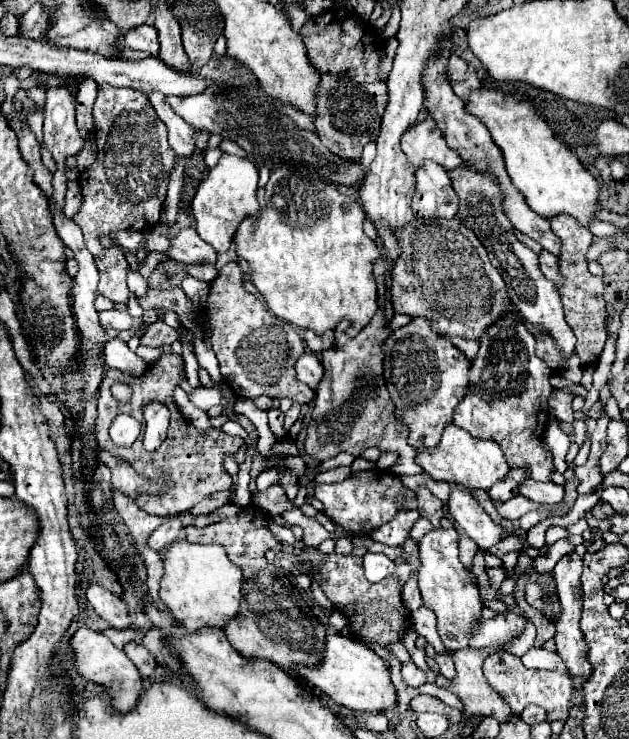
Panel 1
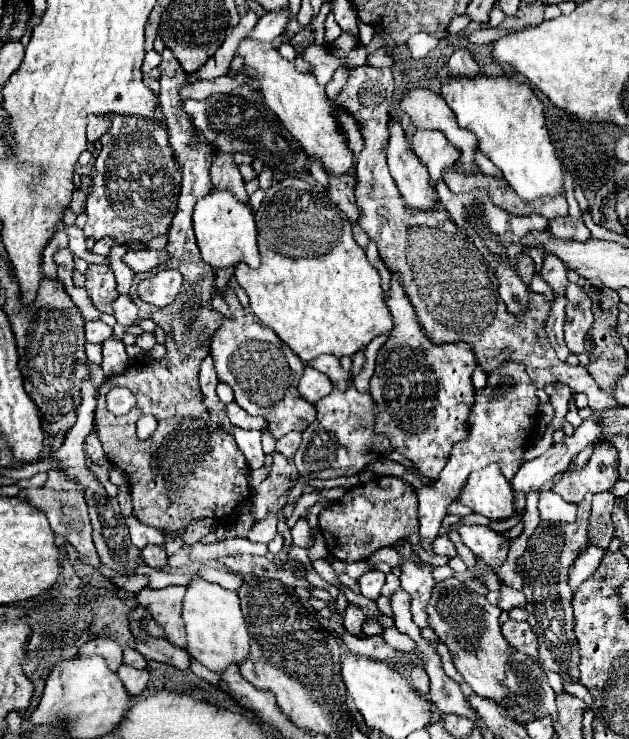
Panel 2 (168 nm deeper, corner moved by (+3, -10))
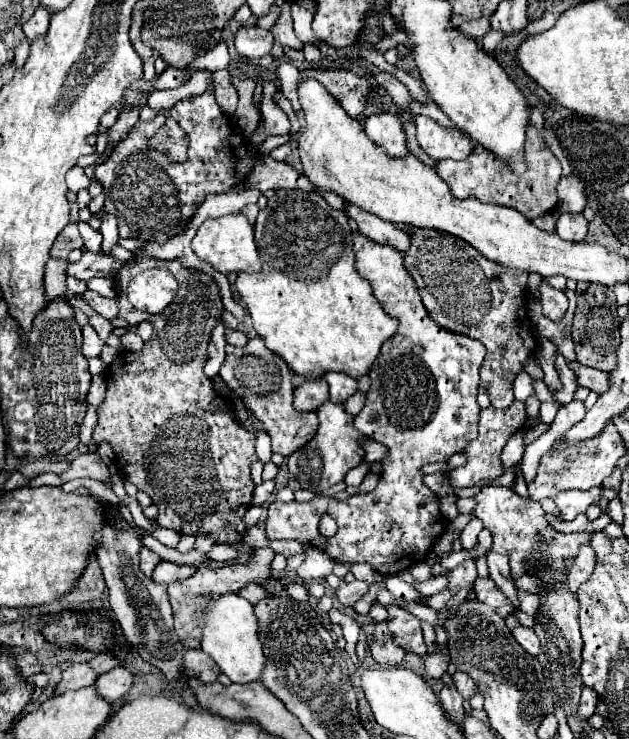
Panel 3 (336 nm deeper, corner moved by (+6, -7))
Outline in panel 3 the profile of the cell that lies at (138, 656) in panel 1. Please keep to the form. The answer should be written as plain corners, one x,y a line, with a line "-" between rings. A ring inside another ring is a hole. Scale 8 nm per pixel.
116,667
108,673
102,673
96,681
96,687
102,697
106,697
108,701
116,701
128,693
128,689
132,687
132,681
134,681
134,675
126,667

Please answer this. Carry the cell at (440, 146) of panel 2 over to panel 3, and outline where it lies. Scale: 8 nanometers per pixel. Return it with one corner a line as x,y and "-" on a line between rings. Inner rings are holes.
416,115
416,141
420,149
432,159
466,159
472,151
472,143
466,133
458,133
438,125
434,119

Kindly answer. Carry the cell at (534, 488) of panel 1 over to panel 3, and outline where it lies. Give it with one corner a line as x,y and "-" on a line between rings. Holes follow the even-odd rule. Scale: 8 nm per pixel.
600,487
590,489
590,491
564,491
558,493
554,503
560,511
562,521
572,521
578,513
584,513
590,503
600,499

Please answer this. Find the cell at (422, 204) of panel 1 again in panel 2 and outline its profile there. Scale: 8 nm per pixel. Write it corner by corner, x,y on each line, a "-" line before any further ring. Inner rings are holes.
389,120
387,164
409,208
423,208
423,210
437,208
437,200
435,200
437,192
433,188
433,182
429,180
427,168
423,168
421,160
409,148
401,124
391,120

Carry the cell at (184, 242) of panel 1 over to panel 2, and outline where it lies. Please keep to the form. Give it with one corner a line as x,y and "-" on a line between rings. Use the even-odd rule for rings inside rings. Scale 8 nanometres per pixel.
127,250
127,254
123,256
123,262
135,272
149,272
153,268
157,268
168,258
167,251
163,250

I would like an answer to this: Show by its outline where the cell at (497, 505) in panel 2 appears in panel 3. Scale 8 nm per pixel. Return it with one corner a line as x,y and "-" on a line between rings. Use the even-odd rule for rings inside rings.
482,485
480,491
474,495
474,499
476,499
474,511
470,514
459,514
452,523
461,532
471,519
478,517
484,523
484,527
492,531
494,549
498,553
504,553
504,555
510,557
510,571
512,571
514,583
520,589
526,589
530,593
536,593
536,589
538,591
542,589
540,581
536,579
538,565
546,567
546,573
542,575
542,585
544,587
556,585
556,579
562,577
562,573
558,573
558,571
564,569
562,557
576,557
578,547
582,543
590,541
588,533
568,533
568,535
556,533
556,529
552,529
548,525
548,521
544,519
544,511
542,511
540,503
532,501
532,499
522,499
512,489
496,487
496,485
-
540,539
546,539
548,545
550,545
550,549
544,555
540,555
540,551
532,549
534,545
538,545

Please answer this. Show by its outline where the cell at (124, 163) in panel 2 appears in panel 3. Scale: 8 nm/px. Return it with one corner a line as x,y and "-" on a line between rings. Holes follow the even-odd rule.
212,91
178,101
172,107
172,117
176,117
190,139
188,159
184,163
172,163
166,153
148,147
148,141
156,135
156,119
152,119
138,121
126,139
114,147
112,155
94,167
96,179
102,183
106,195
102,211
118,219
120,237
166,243
184,231
194,205
200,205
208,193
224,193
244,181
256,163
256,159
250,159
242,137
234,135

